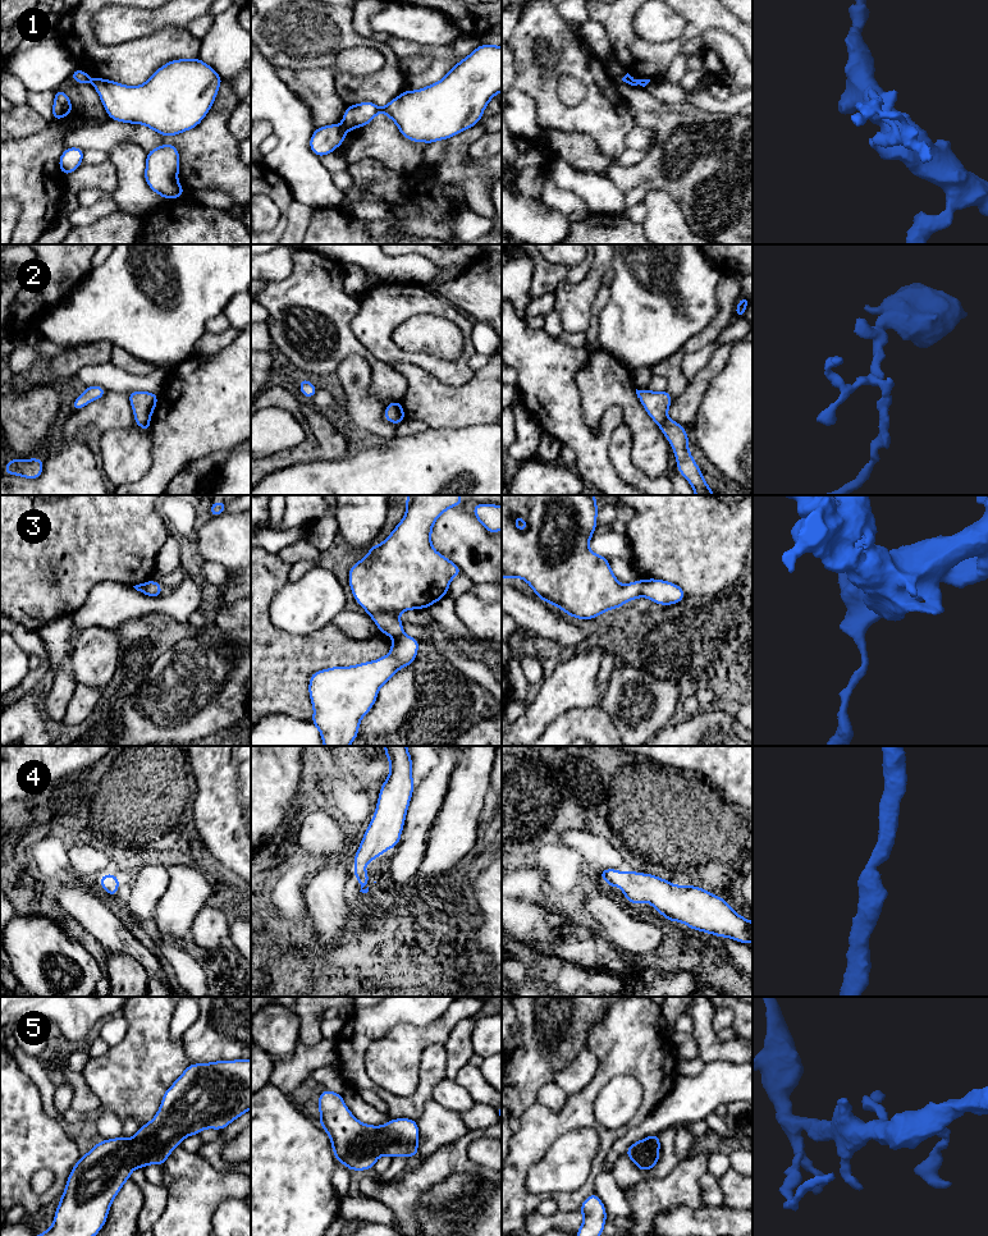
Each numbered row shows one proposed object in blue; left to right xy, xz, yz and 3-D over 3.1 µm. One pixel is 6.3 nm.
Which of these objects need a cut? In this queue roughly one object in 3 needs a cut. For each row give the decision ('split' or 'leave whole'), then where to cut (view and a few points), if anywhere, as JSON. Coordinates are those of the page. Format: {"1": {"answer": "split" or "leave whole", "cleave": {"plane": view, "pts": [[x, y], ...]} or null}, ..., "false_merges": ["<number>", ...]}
{"1": {"answer": "split", "cleave": {"plane": "xz", "pts": [[341, 126], [344, 131]]}}, "2": {"answer": "split", "cleave": {"plane": "yz", "pts": [[666, 417], [658, 425]]}}, "3": {"answer": "split", "cleave": {"plane": "yz", "pts": [[640, 581], [643, 595]]}}, "4": {"answer": "leave whole", "cleave": null}, "5": {"answer": "leave whole", "cleave": null}, "false_merges": ["1", "2", "3"]}

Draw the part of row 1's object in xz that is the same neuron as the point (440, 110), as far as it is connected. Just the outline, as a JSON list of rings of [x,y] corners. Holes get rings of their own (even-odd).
[[[482,44],[444,78],[425,88],[406,90],[379,107],[372,101],[347,106],[342,128],[370,124],[383,111],[412,142],[433,143],[479,124],[490,100],[502,92],[502,46]]]

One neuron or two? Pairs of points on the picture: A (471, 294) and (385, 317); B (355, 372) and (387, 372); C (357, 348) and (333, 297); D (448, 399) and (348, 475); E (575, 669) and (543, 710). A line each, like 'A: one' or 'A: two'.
A: two
B: two
C: one
D: two
E: one

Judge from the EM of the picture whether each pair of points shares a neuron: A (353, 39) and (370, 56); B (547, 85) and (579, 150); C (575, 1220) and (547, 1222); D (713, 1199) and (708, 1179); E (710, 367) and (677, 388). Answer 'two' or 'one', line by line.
A: two
B: two
C: one
D: one
E: two

